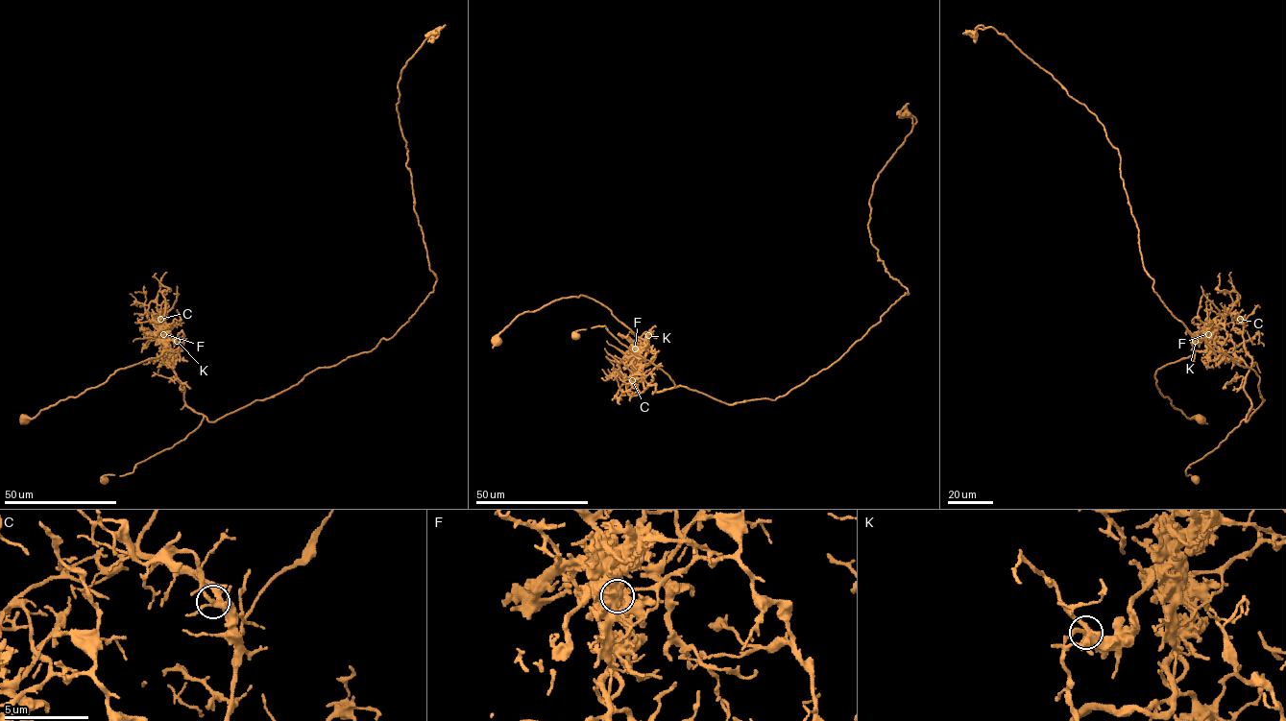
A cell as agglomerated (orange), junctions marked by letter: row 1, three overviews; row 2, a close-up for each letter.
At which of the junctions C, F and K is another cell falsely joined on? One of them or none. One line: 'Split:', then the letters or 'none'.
Split: F

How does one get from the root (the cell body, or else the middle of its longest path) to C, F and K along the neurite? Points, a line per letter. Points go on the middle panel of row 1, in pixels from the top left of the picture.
C: (814, 374), (775, 399), (733, 404), (681, 386), (658, 392), (653, 384), (640, 393), (629, 383), (632, 380)
F: (814, 374), (775, 399), (727, 404), (681, 386), (658, 392), (653, 384), (644, 389), (635, 348)
K: (814, 374), (775, 399), (733, 404), (681, 386), (644, 389), (634, 358), (648, 335)

